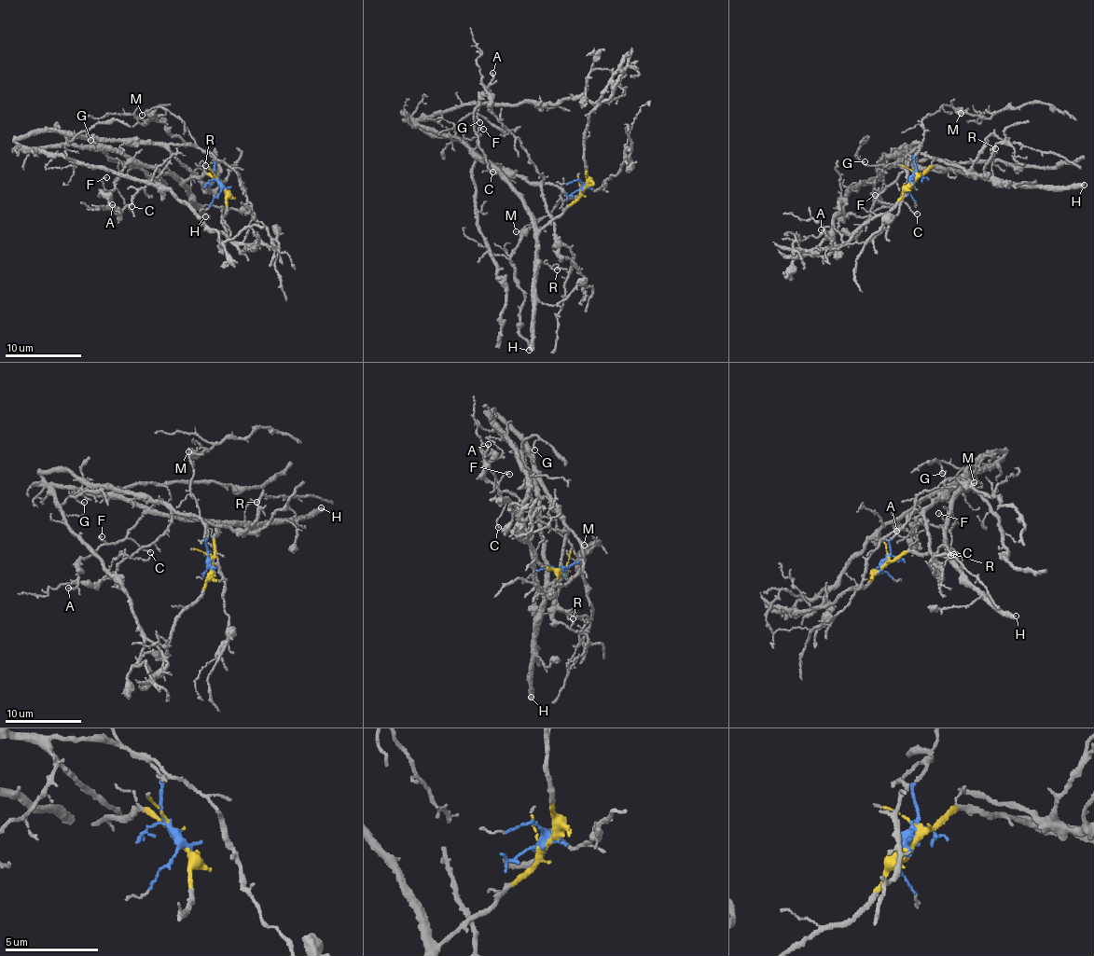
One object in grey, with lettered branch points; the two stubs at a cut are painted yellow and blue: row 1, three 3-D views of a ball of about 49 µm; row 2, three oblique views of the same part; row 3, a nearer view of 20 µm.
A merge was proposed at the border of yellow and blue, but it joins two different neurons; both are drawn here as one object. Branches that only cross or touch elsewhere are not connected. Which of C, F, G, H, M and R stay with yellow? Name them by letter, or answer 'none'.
C, F, G, H, R

